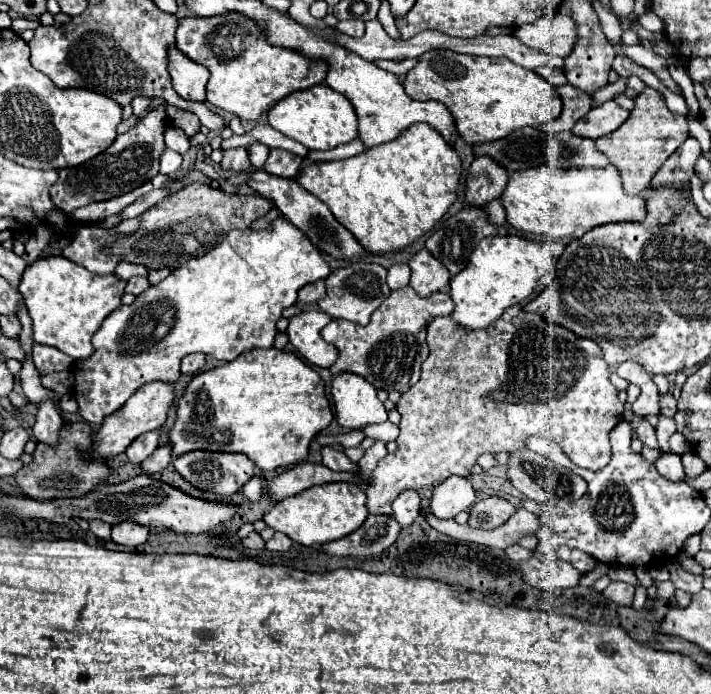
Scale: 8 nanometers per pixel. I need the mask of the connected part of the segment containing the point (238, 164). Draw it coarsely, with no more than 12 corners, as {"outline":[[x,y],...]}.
{"outline":[[246,149],[224,151],[220,165],[230,171],[248,171]]}

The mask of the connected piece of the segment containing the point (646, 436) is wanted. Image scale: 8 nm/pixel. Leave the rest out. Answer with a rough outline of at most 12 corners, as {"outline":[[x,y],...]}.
{"outline":[[648,421],[634,423],[644,445],[658,447],[654,427]]}

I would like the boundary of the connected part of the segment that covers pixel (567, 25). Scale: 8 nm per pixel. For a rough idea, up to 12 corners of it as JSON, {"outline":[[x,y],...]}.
{"outline":[[568,15],[514,29],[530,49],[566,57],[576,43]]}

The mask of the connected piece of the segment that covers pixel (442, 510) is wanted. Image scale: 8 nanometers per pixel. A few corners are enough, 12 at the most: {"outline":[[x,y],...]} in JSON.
{"outline":[[448,477],[432,491],[430,511],[454,519],[476,501],[468,477]]}

